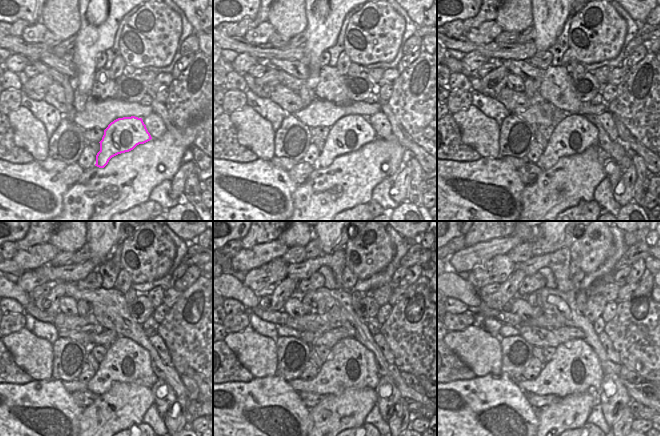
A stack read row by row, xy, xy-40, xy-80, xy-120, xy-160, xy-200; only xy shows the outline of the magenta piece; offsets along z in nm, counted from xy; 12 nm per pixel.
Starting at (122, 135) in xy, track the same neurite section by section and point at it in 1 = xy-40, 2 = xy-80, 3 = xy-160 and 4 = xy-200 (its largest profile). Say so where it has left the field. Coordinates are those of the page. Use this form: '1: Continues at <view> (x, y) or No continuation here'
1: Continues at xy-40 (350, 133)
2: Continues at xy-80 (575, 133)
3: Continues at xy-160 (350, 364)
4: Continues at xy-200 (574, 368).

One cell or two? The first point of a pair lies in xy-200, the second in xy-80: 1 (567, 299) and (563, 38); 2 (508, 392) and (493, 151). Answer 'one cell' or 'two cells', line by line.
1: two cells
2: two cells

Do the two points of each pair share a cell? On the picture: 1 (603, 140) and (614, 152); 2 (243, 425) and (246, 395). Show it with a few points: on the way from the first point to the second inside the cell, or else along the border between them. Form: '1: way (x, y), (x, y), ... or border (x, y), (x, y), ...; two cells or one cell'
1: way (606, 143), (612, 149); one cell
2: way (242, 418), (242, 410), (246, 406), (246, 402); one cell

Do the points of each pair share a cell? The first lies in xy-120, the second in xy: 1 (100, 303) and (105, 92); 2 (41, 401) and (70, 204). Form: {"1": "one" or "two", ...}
{"1": "one", "2": "two"}

